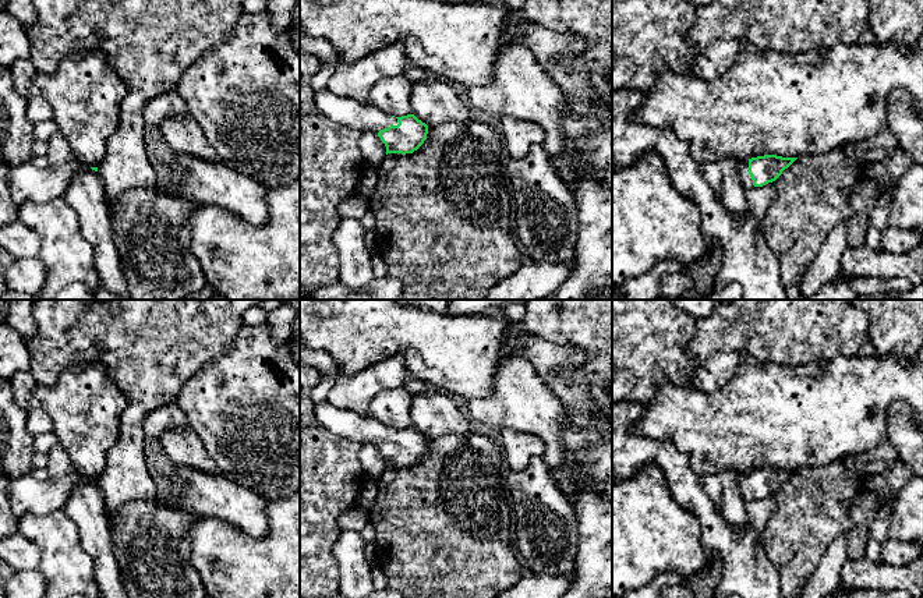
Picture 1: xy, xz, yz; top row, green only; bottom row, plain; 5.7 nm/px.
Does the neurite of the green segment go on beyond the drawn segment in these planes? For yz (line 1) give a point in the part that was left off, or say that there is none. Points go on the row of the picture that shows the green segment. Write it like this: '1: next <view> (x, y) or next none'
1: next yz (743, 174)

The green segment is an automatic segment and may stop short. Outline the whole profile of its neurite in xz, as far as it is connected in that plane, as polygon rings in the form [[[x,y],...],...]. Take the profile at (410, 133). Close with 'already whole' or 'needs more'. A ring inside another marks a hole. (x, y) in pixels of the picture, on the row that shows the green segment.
[[[329,88],[315,92],[318,110],[335,123],[360,132],[372,131],[388,153],[413,153],[427,139],[428,125],[414,114],[392,117],[374,106],[335,95]]]; needs more

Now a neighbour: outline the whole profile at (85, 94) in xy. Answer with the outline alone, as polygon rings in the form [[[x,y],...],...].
[[[100,50],[66,54],[52,74],[36,72],[33,84],[53,110],[53,120],[74,158],[98,167],[107,139],[119,128],[125,84]]]

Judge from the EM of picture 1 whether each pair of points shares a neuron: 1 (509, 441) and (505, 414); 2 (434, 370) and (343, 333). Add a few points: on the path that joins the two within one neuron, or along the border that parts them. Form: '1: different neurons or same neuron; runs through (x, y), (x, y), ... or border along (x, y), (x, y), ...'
1: different neurons; border along (501, 427), (517, 428), (533, 432), (537, 436)
2: same neuron; runs through (417, 346), (405, 333), (367, 333)

